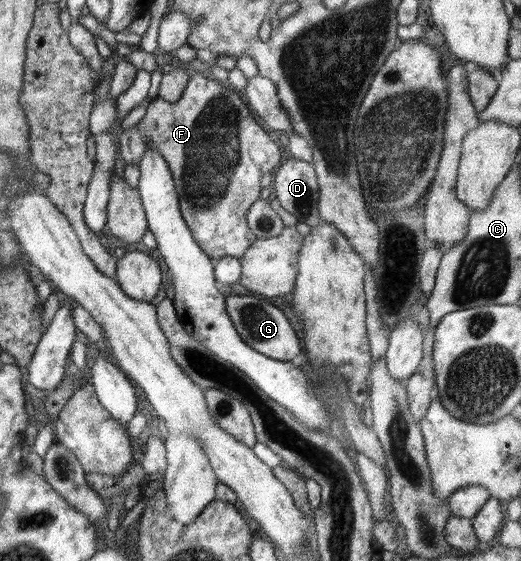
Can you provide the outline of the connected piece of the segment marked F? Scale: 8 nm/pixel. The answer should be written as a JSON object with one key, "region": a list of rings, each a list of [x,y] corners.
{"region":[[[193,74],[178,102],[171,104],[158,97],[146,107],[147,113],[139,124],[120,134],[121,162],[125,167],[139,166],[149,148],[161,154],[171,171],[183,220],[201,250],[213,260],[224,256],[243,258],[245,251],[257,240],[248,228],[246,214],[259,199],[261,177],[279,167],[283,149],[257,124],[250,108],[241,101],[241,95],[207,74]]]}

